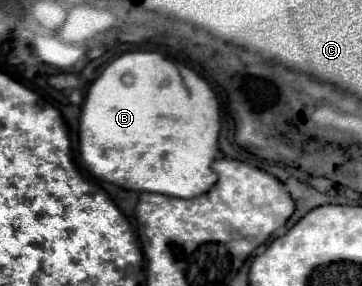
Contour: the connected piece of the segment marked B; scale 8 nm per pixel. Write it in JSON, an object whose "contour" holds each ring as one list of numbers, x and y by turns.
{"contour":[[137,50,137,52,125,52,119,58,115,58,99,74,99,78,89,86,87,98,85,98,83,108,81,108,81,118,79,118,79,152,81,152,83,166,99,180,105,180,105,182,111,182,111,184,117,184,125,190,135,190,135,192,157,192,157,194,175,196,175,198,197,198,201,194,207,194,219,180,217,172,211,166,215,162,217,152,219,152,219,132,221,132,221,108,219,108,219,100,217,100,213,88,203,78,195,76,195,90,189,90,183,84,183,78,171,60,167,60,159,52]]}

